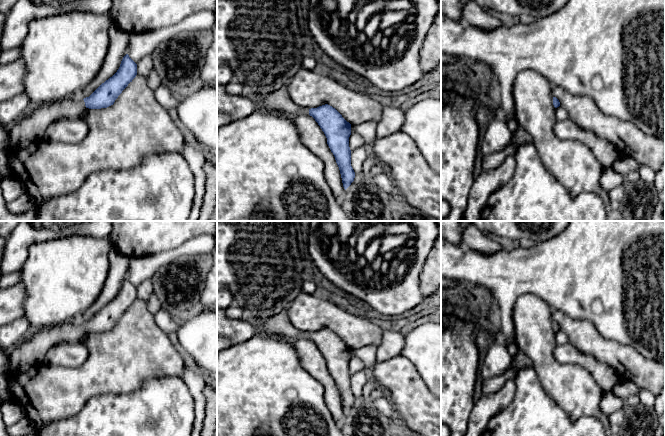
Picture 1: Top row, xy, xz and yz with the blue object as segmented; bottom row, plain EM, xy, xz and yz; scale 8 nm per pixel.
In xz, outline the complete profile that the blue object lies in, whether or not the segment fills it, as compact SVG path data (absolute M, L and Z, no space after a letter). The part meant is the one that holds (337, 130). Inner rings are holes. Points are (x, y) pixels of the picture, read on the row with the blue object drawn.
M288 85L281 86L270 94L263 95L261 100L256 100L258 102L259 108L265 108L270 111L279 112L280 114L285 114L288 116L308 114L312 116L327 138L327 144L339 167L344 189L346 190L351 185L355 178L355 172L351 166L351 150L349 147L351 124L347 122L335 108L328 104L319 106L317 108L311 108L309 110L304 107L300 107L291 100L288 92Z

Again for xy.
M126 54L117 72L102 83L89 97L76 97L32 107L12 124L9 149L26 148L32 142L43 140L47 127L59 119L76 119L86 108L101 109L115 100L137 75L137 64Z

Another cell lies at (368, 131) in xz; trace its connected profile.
M369 121L357 125L351 125L351 133L359 134L365 144L372 143L377 139L377 123Z

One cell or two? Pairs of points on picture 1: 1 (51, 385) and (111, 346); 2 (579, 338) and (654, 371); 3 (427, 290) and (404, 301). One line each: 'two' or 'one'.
1: one
2: one
3: two

